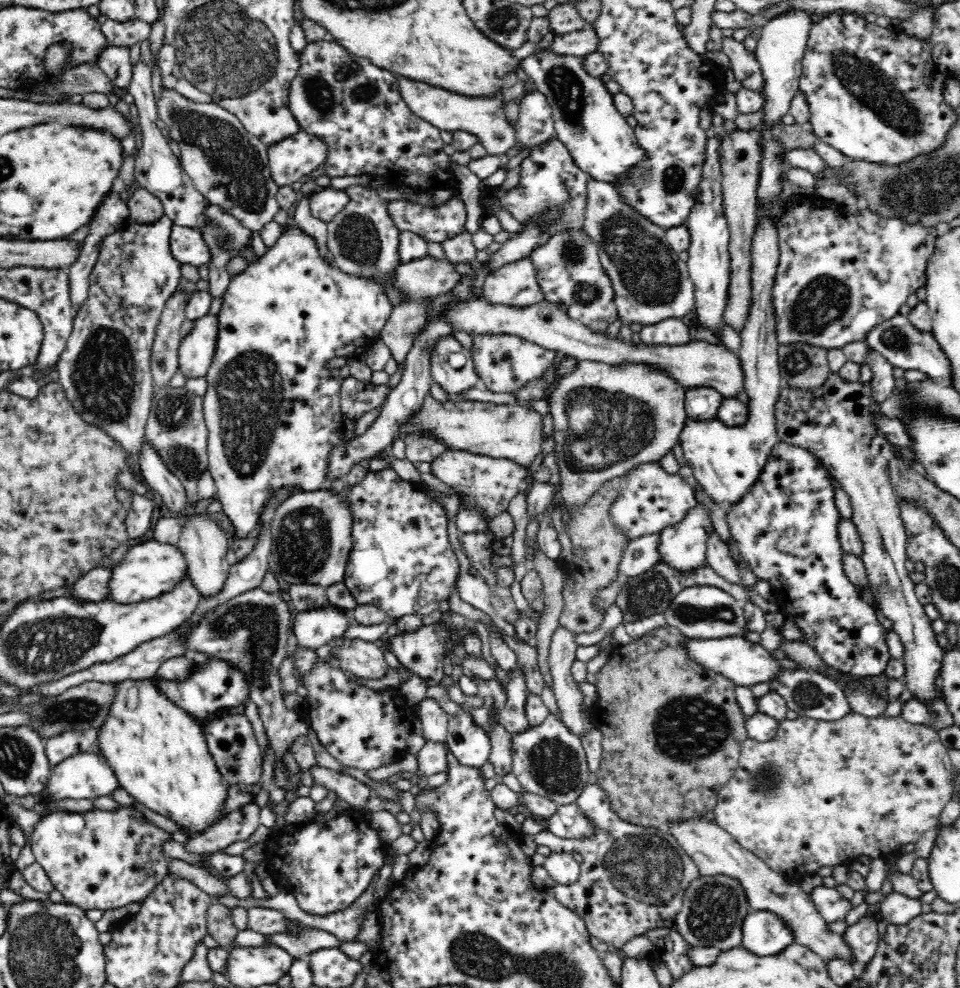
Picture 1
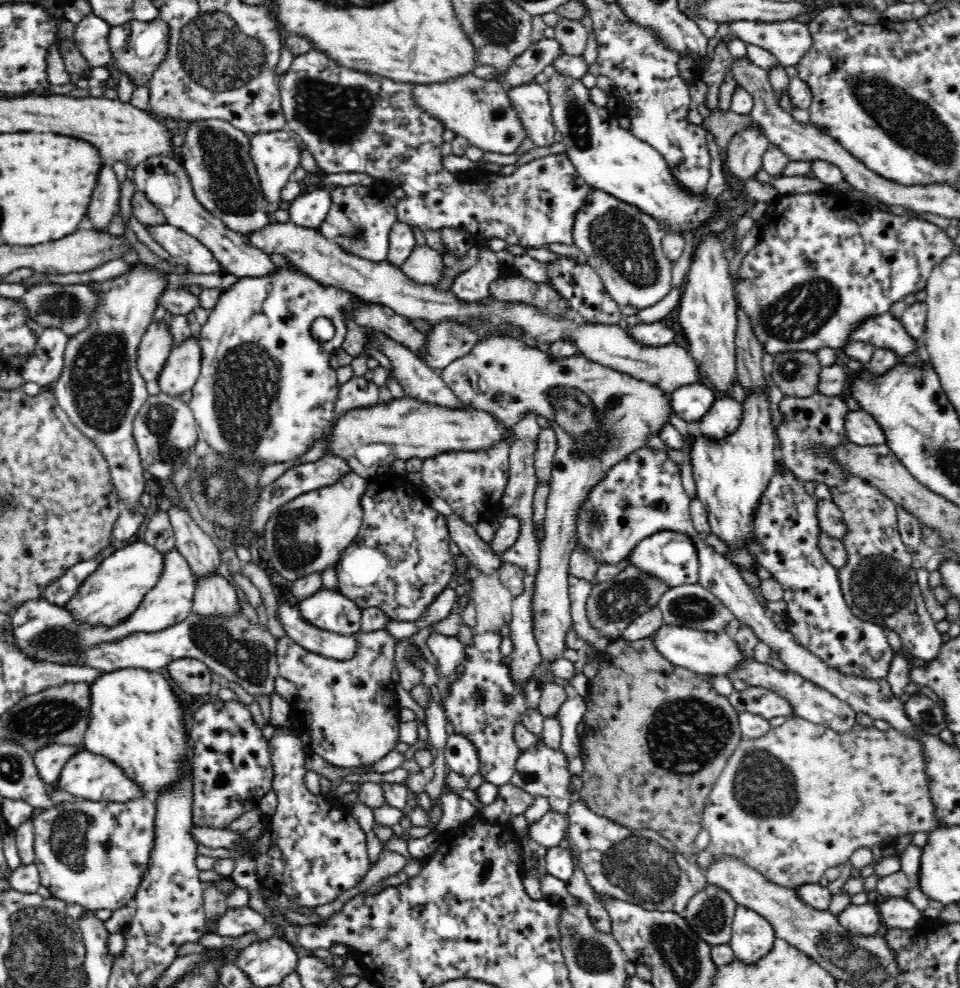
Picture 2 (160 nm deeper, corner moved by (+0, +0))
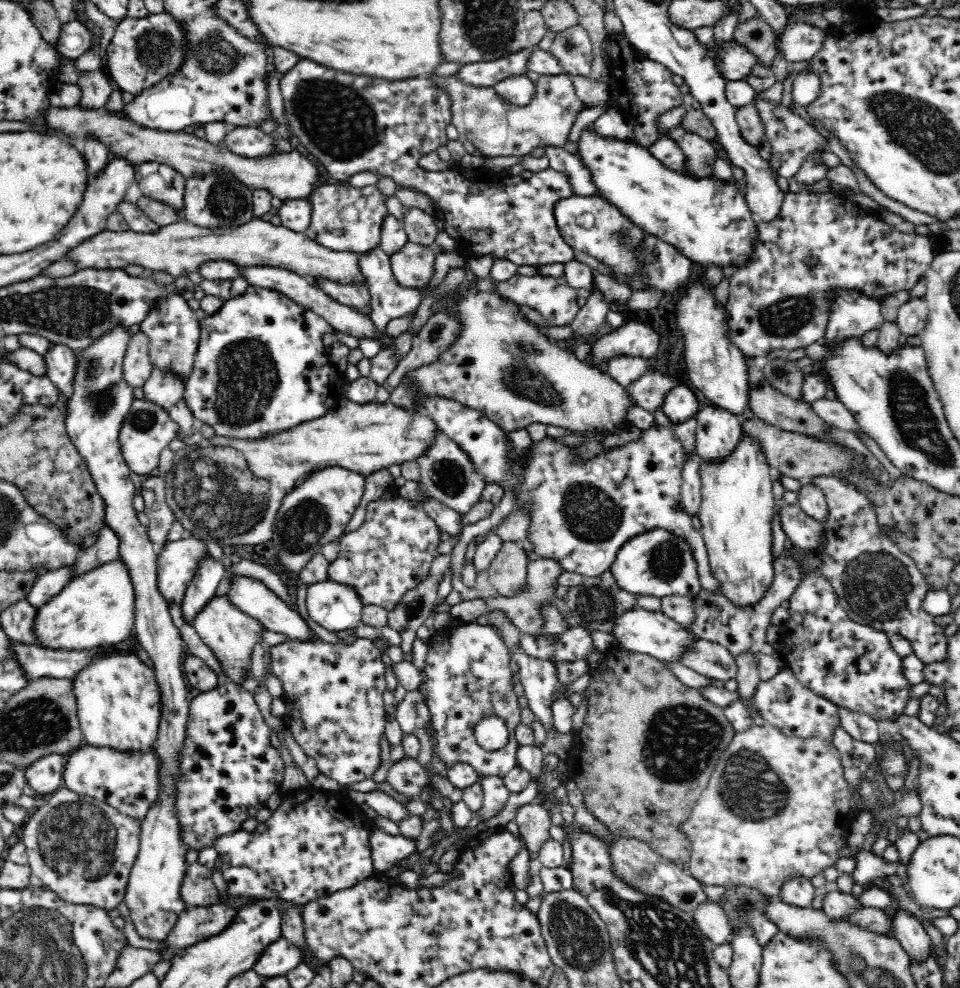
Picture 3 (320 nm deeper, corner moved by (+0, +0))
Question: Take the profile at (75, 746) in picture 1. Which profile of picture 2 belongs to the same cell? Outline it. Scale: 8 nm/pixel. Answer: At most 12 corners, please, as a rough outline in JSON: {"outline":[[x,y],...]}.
{"outline":[[56,743],[33,754],[44,786],[58,783],[61,769],[82,745]]}

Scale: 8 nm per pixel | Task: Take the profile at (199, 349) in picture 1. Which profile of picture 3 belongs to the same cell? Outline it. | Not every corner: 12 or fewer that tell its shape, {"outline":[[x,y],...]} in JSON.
{"outline":[[154,369],[144,399],[168,411],[183,398],[176,375]]}

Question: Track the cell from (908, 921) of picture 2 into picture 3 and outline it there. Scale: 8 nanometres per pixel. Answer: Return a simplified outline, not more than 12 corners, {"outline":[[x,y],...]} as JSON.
{"outline":[[894,910],[896,939],[911,963],[925,961],[933,945],[916,917]]}

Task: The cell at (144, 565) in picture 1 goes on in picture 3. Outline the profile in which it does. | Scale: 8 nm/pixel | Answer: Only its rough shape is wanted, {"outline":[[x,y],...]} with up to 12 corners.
{"outline":[[120,559],[36,608],[50,650],[125,641],[134,589]]}

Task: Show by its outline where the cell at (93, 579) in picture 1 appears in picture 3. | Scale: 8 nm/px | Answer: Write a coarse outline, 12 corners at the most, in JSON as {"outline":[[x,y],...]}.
{"outline":[[68,567],[43,572],[24,599],[38,608],[71,579]]}

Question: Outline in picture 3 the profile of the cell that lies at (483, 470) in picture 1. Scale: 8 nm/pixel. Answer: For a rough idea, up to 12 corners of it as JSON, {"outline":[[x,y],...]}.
{"outline":[[438,428],[415,461],[429,496],[467,513],[487,486]]}

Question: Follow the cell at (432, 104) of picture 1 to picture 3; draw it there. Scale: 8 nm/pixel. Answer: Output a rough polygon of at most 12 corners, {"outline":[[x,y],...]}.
{"outline":[[564,74],[516,106],[492,87],[433,77],[451,123],[484,158],[564,148],[585,108]]}

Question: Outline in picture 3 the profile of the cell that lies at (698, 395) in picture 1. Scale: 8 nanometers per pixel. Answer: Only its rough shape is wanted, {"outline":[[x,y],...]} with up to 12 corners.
{"outline":[[676,383],[661,409],[672,424],[697,416],[699,393]]}

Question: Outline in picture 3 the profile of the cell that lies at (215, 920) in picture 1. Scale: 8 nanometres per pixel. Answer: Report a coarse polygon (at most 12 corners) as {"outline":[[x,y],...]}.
{"outline":[[186,866],[180,894],[186,906],[218,904],[209,868]]}

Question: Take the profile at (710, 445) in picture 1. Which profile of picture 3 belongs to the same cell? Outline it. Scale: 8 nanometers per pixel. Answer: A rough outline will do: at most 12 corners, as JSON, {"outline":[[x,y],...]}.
{"outline":[[744,437],[701,465],[718,593],[753,608],[774,580],[772,468]]}

